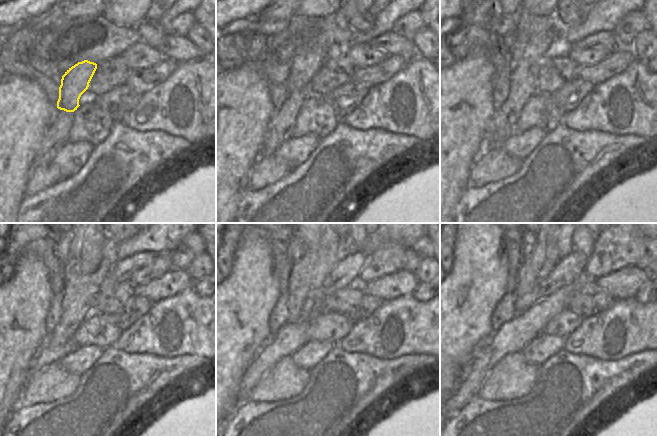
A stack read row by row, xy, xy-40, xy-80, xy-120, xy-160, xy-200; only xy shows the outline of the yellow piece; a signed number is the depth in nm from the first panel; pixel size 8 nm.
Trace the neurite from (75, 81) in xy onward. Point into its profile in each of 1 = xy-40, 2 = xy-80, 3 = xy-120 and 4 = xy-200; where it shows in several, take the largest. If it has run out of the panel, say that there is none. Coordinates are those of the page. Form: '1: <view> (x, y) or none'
1: xy-40 (303, 68)
2: xy-80 (534, 34)
3: xy-120 (86, 243)
4: xy-200 (528, 243)

